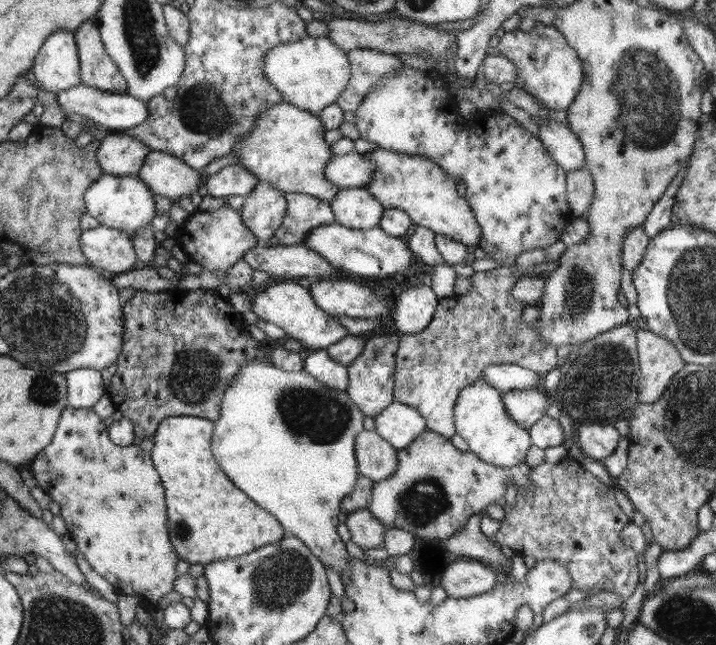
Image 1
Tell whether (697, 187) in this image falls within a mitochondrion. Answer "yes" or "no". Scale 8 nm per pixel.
no

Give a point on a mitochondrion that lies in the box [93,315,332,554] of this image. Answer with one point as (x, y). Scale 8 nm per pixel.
(193, 377)

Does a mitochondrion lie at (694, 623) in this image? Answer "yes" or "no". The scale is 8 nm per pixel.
yes

